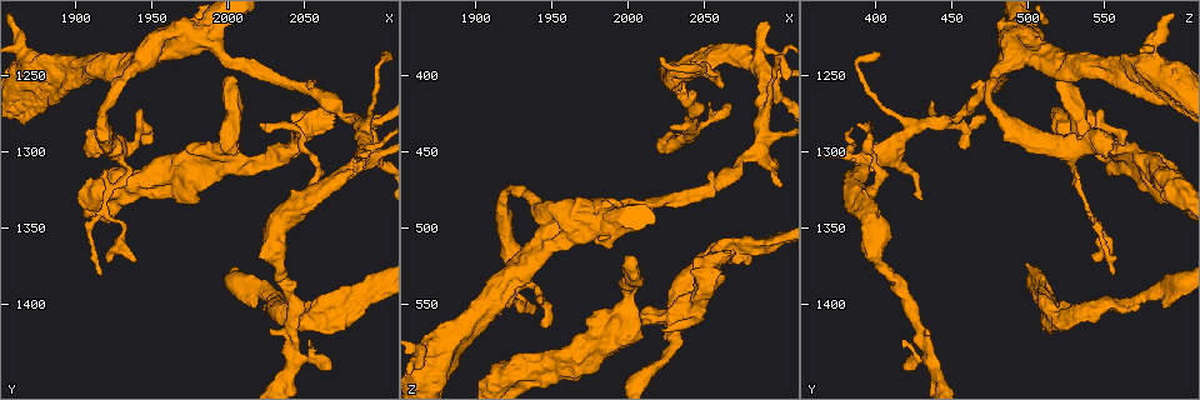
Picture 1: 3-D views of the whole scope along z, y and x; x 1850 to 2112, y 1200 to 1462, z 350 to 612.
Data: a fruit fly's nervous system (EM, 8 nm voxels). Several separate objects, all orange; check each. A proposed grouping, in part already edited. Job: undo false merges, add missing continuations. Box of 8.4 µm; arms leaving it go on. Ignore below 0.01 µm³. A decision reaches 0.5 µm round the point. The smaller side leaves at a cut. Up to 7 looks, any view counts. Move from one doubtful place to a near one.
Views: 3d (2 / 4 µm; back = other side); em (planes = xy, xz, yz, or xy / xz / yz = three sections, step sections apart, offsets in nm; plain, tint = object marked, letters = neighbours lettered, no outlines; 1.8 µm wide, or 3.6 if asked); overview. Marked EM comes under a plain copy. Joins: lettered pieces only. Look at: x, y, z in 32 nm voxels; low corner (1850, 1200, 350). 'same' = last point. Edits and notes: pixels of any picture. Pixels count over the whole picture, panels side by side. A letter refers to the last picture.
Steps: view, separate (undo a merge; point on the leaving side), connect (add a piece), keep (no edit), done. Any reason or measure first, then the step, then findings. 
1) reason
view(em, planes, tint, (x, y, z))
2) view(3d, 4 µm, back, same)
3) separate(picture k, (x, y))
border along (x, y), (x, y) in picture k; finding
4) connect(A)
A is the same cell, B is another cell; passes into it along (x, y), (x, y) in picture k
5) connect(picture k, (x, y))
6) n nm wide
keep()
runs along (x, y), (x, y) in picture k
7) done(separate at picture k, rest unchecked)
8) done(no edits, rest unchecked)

sudden change in width
view(em, planes, tint, (1946, 1240, 496))

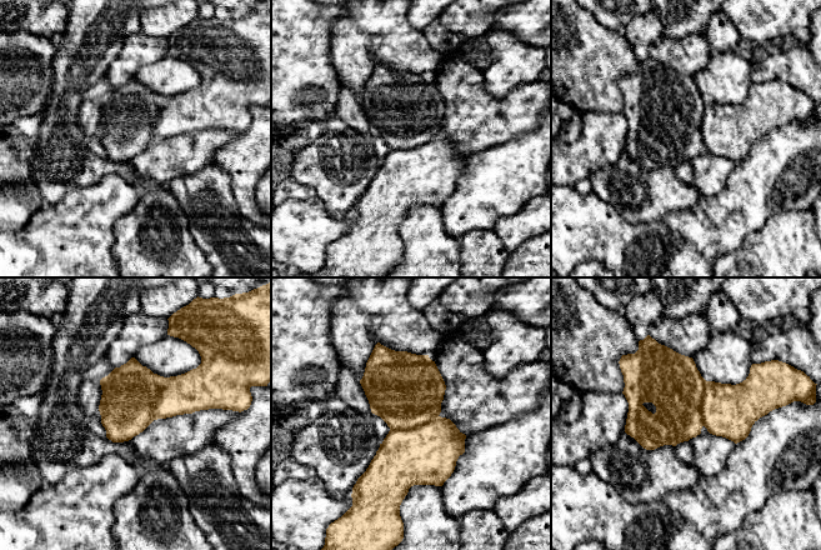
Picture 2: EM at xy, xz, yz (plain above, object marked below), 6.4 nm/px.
what lies round it
view(em, planes, letters, same)

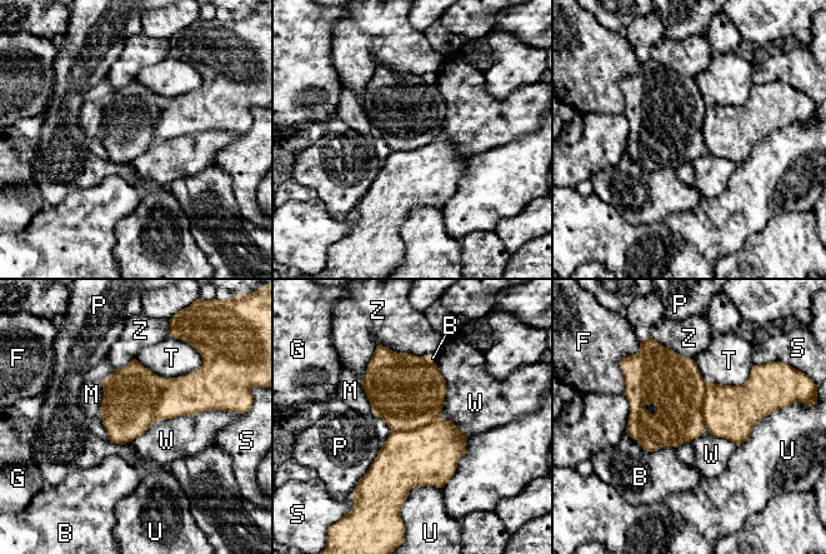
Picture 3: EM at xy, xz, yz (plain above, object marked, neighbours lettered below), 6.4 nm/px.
keep()
B, F, G, M, P, S, T, U, W and Z are other cells; border along (219, 409), (155, 420), (129, 443) in picture 3; one neuron here

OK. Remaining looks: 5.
branch stops here
view(3d, 2 µm, back, (2002, 1250, 520))

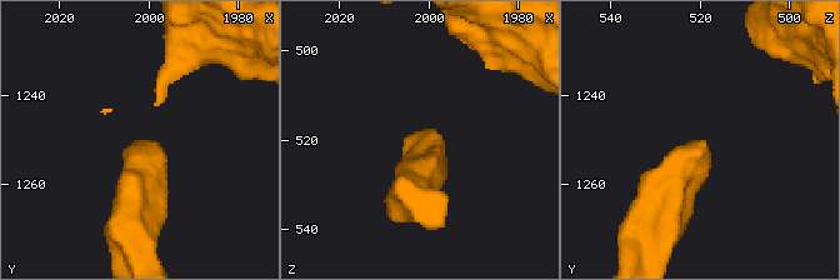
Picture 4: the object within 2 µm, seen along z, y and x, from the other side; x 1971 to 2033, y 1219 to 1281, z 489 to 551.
view(em, planes, letters, (2003, 1250, 519))

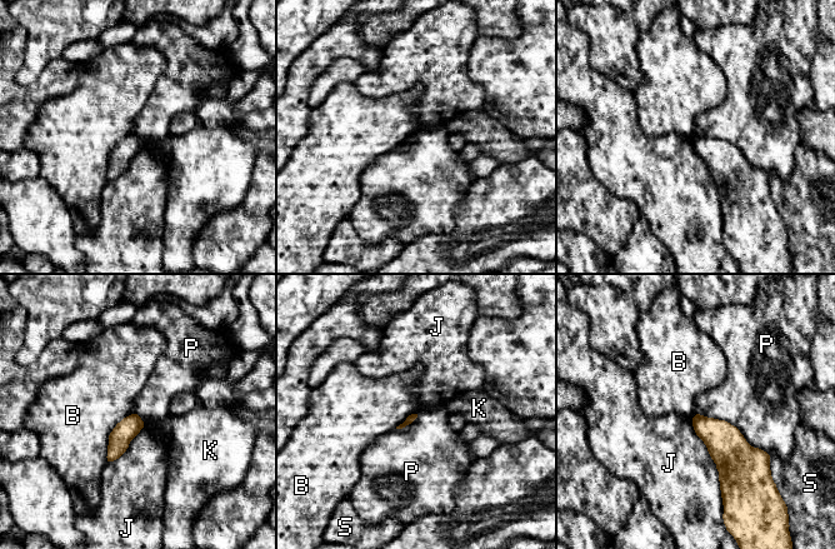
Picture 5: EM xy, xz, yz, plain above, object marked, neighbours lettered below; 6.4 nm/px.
keep()
B, J, K, P and S are other cells; border along (134, 413), (110, 433), (106, 460) in picture 5; none of them fits

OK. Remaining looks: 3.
thick turns thin
view(3d, 4 µm, (2092, 1302, 402))

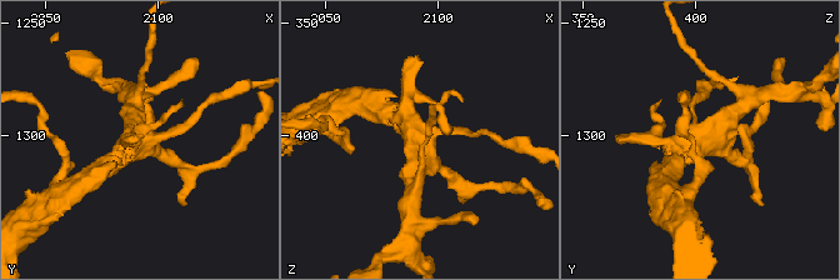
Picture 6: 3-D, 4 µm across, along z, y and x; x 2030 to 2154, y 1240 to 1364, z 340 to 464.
shape alone is not enough
view(em, planes, letters, (2092, 1303, 401))

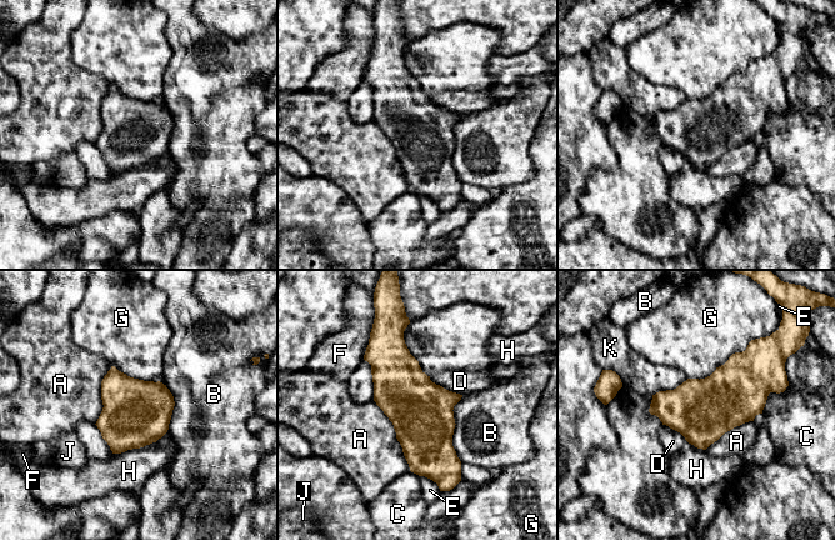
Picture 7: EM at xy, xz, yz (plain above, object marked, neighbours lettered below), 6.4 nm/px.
A touches over 500 nm
keep()
A, B, C, D, E, F, G, H, J and K are other cells; border along (688, 379), (653, 395) in picture 7; continuous, no second neuron

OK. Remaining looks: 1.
done(no edits, rest unchecked)

